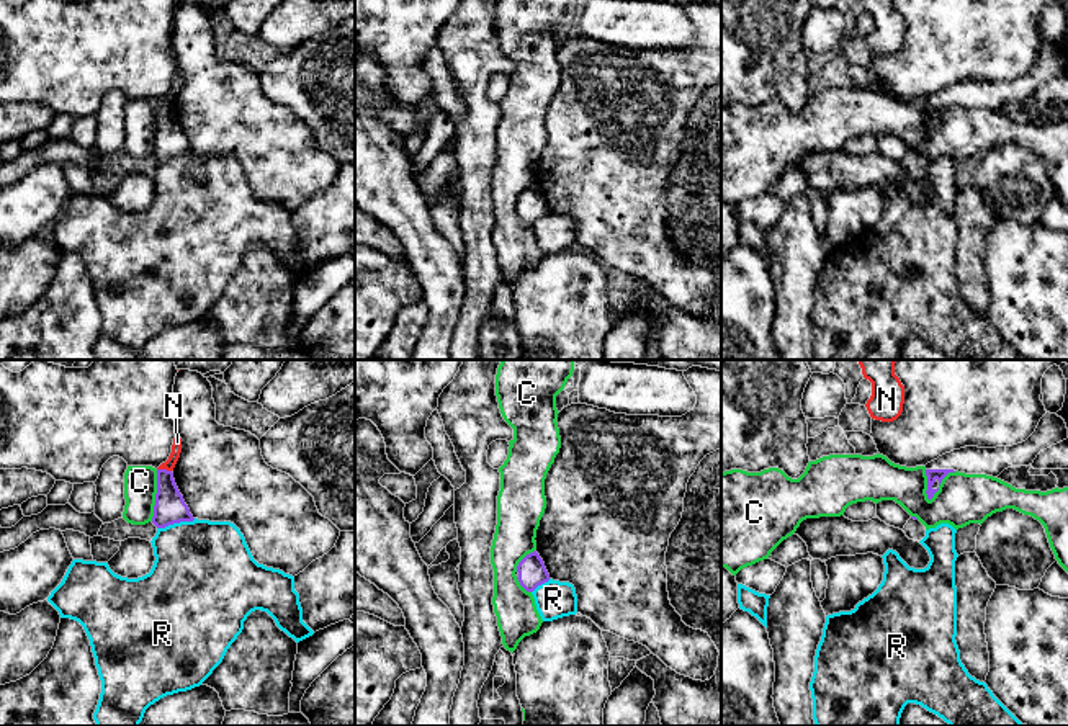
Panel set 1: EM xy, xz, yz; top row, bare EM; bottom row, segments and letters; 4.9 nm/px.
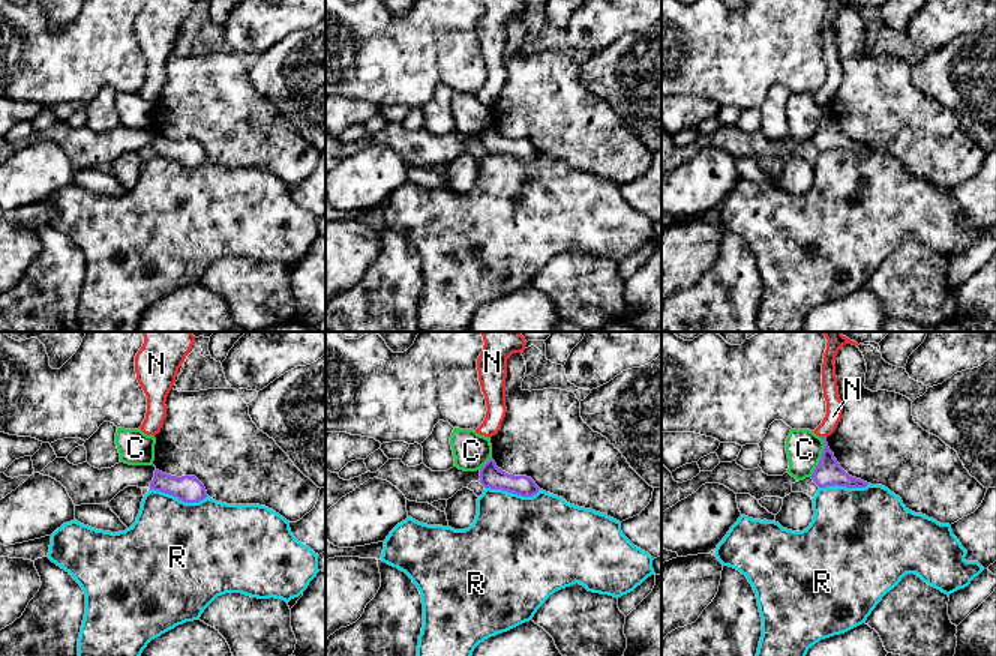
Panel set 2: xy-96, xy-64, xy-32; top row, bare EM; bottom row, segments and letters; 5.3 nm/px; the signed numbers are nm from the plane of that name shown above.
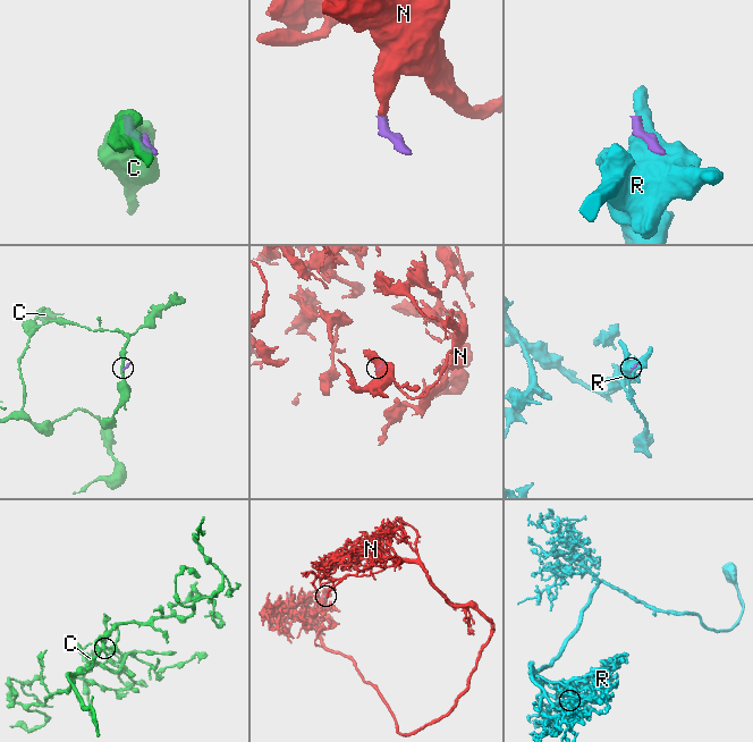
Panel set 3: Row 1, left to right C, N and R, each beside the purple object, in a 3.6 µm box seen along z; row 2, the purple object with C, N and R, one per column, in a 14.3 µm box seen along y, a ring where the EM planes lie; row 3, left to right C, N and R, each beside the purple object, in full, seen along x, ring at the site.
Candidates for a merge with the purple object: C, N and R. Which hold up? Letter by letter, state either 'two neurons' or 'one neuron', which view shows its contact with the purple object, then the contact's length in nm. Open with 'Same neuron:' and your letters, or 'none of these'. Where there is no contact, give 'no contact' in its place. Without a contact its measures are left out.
Same neuron: none of these
C: two neurons; meets purple in yz; contact 200 nm long
N: two neurons; meets purple in xy; contact 70 nm long
R: two neurons; meets purple in xy; contact 200 nm long

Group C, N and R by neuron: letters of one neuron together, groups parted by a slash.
C / N / R

